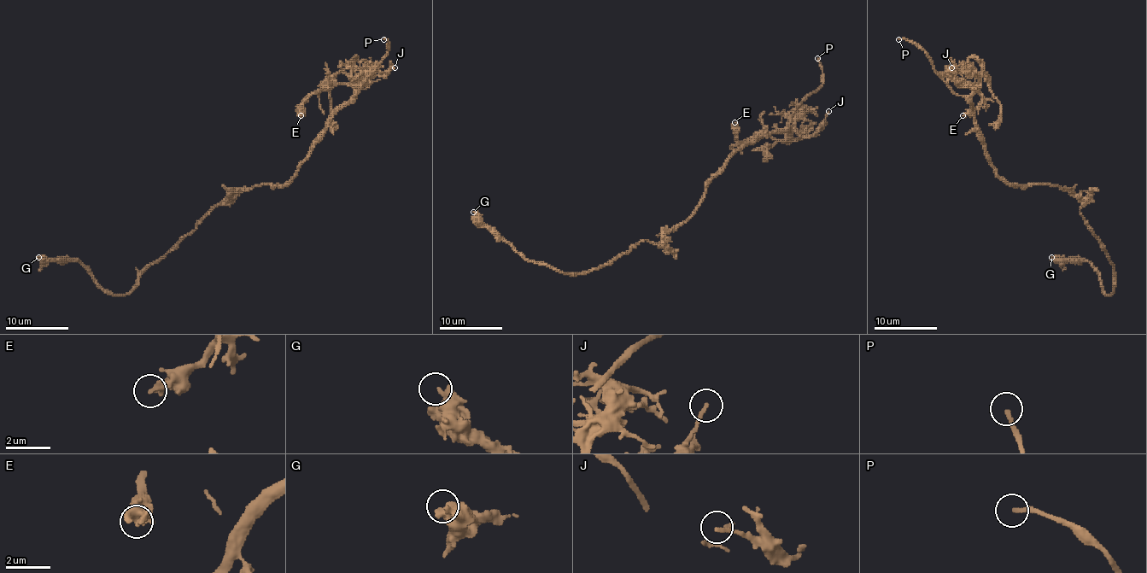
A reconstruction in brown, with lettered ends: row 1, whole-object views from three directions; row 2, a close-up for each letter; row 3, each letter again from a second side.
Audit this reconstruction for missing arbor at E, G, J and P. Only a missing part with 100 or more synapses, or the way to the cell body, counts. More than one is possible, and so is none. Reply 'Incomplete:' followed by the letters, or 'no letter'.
Incomplete: P

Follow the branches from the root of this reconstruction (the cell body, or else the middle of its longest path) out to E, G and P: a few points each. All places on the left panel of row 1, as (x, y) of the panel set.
E: (247, 190), (284, 184), (354, 89), (348, 84), (318, 89), (303, 103), (301, 115)
G: (247, 190), (237, 190), (219, 203), (153, 261), (125, 295), (108, 293), (74, 260), (38, 257)
P: (247, 190), (261, 184), (284, 184), (295, 173), (325, 124), (358, 92), (386, 53), (388, 42), (383, 39)

